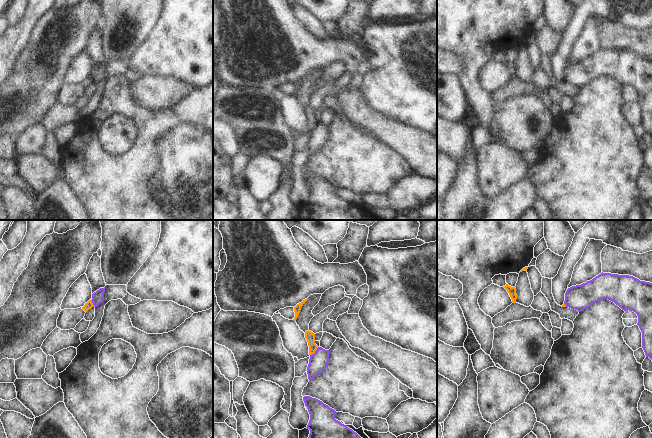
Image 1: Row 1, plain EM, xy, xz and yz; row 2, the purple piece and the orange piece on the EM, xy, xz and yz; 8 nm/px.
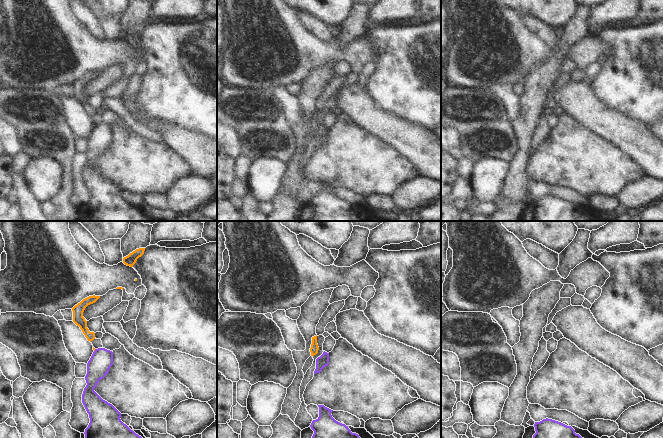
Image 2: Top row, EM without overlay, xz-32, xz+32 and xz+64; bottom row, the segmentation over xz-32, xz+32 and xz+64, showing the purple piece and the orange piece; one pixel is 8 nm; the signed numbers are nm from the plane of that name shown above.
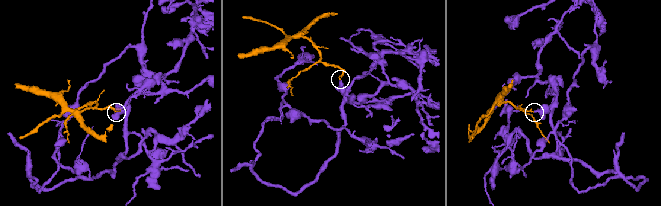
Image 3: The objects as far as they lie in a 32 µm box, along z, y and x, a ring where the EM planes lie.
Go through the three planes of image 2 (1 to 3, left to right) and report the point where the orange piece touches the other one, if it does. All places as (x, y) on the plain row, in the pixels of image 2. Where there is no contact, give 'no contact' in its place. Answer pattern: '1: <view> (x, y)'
1: xz-32 (95, 126)
2: no contact
3: no contact

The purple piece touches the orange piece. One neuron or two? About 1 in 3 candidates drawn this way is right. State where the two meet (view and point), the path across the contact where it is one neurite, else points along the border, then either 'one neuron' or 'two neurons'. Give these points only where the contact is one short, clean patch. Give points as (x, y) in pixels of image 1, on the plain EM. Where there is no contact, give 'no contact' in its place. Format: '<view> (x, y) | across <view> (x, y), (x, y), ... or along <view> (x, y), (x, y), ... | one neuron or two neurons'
xz (315, 128) | along xz (318, 123), (310, 131) | two neurons

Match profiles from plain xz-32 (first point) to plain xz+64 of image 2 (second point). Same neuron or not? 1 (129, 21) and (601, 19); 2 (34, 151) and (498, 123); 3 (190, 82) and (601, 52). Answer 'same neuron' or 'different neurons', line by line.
1: different neurons
2: same neuron
3: different neurons

